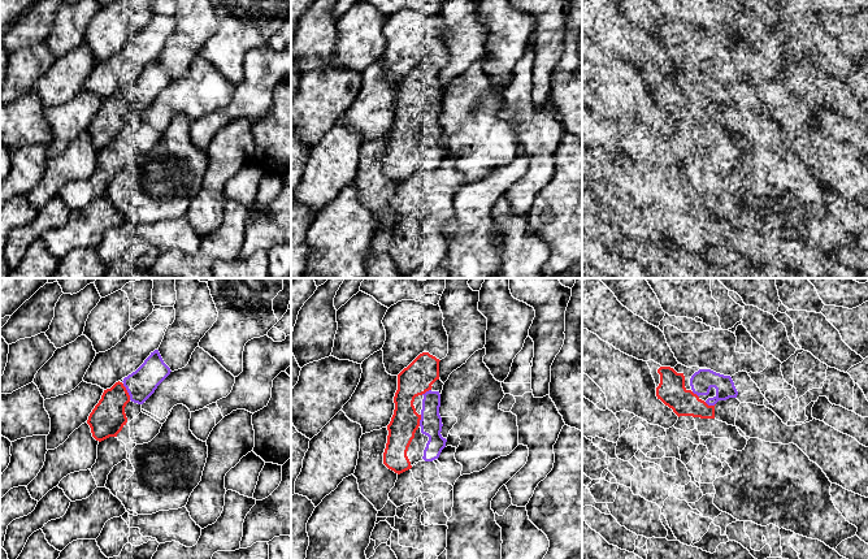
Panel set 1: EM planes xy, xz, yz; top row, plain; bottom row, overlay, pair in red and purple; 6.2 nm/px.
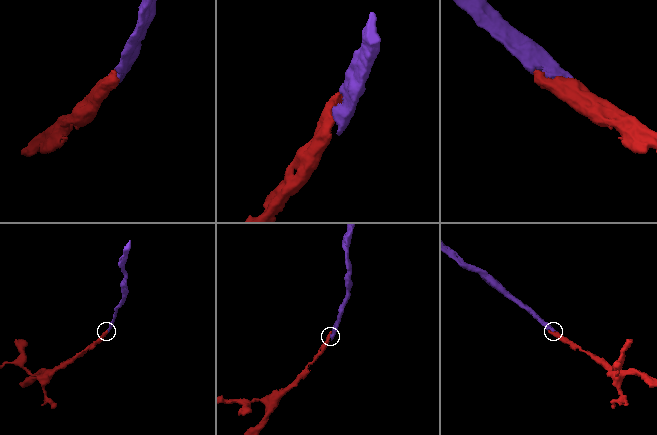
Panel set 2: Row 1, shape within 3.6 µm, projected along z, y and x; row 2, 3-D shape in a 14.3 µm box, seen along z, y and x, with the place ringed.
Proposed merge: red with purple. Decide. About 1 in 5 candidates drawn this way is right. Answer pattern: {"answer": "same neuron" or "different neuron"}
{"answer": "same neuron"}

